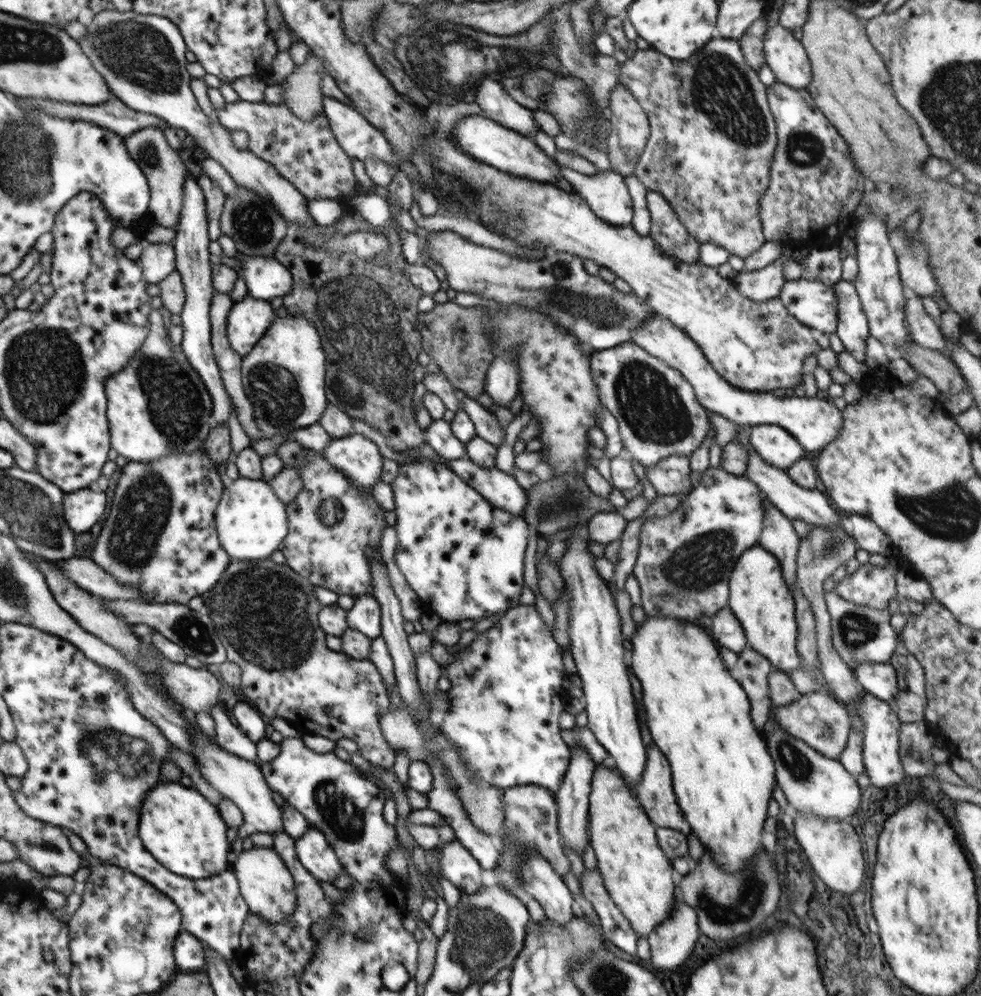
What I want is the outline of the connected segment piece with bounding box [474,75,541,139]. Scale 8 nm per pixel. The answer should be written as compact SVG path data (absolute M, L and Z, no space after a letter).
M493 75L482 80L476 90L475 102L484 110L485 117L531 139L541 131L532 111L518 104Z

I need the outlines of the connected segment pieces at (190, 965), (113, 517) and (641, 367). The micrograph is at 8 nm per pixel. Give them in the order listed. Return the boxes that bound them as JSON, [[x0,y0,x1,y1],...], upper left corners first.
[[174,927,207,972],[90,449,231,605],[591,341,710,469]]

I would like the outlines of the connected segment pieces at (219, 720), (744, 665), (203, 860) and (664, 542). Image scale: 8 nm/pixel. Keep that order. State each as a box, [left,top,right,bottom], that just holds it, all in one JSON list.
[[211,704,257,761],[731,649,774,730],[139,779,231,880],[631,467,765,622]]

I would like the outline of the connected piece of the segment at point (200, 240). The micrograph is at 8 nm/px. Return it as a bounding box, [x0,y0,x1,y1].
[173,173,230,423]

